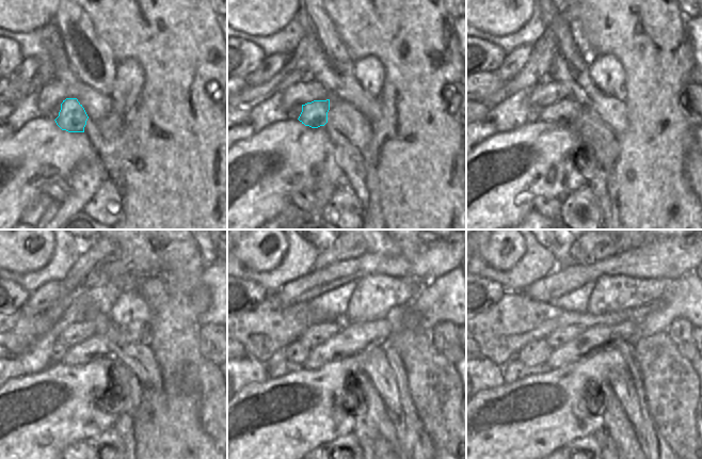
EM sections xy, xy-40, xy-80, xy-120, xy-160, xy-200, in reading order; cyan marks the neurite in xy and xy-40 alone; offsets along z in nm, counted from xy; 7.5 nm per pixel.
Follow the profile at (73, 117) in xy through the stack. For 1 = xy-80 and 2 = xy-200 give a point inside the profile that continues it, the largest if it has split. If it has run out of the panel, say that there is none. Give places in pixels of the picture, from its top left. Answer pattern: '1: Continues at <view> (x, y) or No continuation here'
1: Continues at xy-80 (565, 111)
2: Continues at xy-200 (600, 337)

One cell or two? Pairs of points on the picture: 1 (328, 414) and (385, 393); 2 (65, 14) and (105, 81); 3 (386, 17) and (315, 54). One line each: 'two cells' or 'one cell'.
1: two cells
2: one cell
3: two cells

